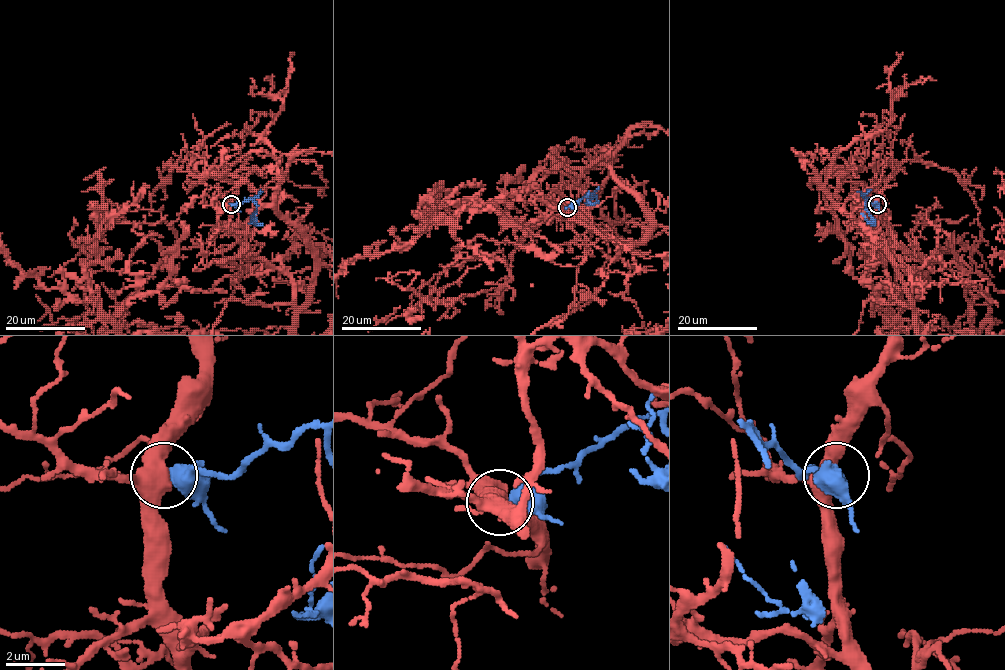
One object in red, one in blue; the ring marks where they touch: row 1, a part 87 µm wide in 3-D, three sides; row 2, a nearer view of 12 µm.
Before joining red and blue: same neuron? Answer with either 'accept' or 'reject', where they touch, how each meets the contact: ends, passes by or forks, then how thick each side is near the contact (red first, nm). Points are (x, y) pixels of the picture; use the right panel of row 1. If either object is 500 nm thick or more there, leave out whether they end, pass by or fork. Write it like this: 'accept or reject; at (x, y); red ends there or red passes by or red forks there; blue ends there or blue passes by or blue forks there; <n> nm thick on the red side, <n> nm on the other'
reject; at (877, 204); 550 nm thick on the red side, 550 nm on the other

